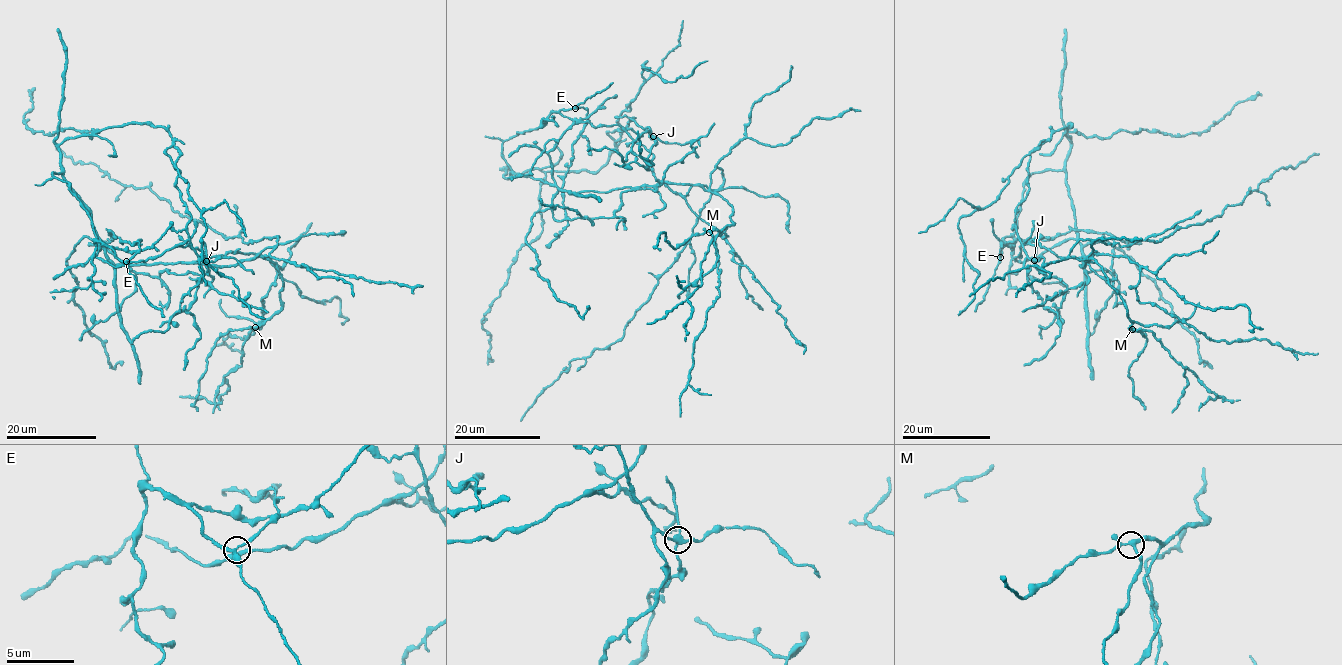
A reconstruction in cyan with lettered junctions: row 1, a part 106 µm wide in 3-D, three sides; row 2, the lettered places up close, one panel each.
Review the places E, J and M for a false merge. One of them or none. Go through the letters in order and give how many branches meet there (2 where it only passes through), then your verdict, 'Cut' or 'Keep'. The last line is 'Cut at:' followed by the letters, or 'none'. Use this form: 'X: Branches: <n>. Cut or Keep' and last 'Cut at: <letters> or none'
E: Branches: 3. Keep
J: Branches: 4. Cut
M: Branches: 4. Keep
Cut at: J

